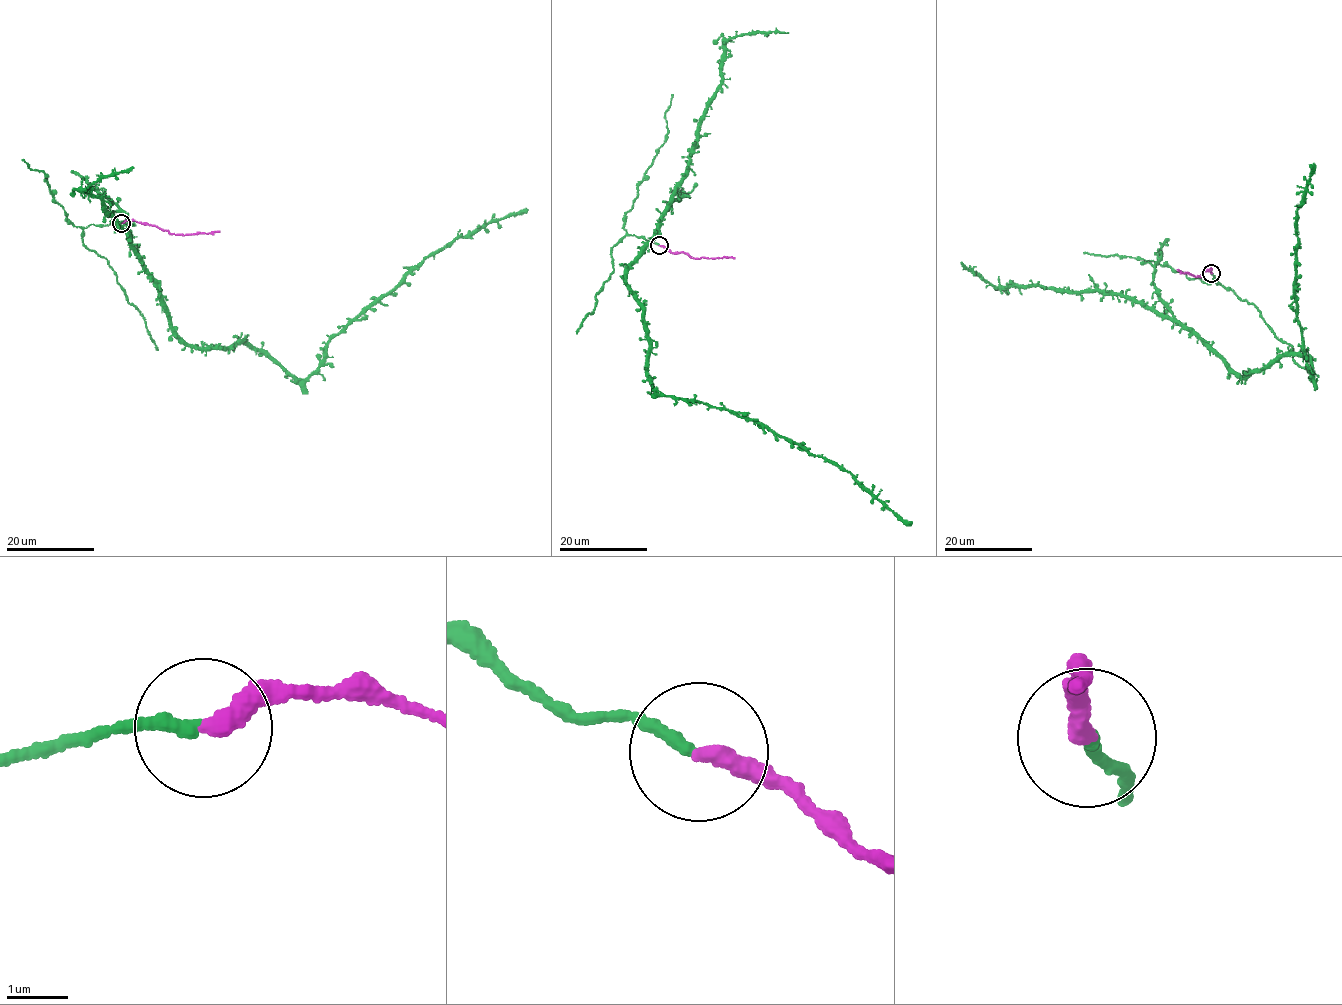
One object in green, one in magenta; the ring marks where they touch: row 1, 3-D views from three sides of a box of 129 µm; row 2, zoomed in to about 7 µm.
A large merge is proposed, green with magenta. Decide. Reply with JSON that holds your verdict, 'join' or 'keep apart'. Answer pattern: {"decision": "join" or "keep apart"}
{"decision": "join"}

